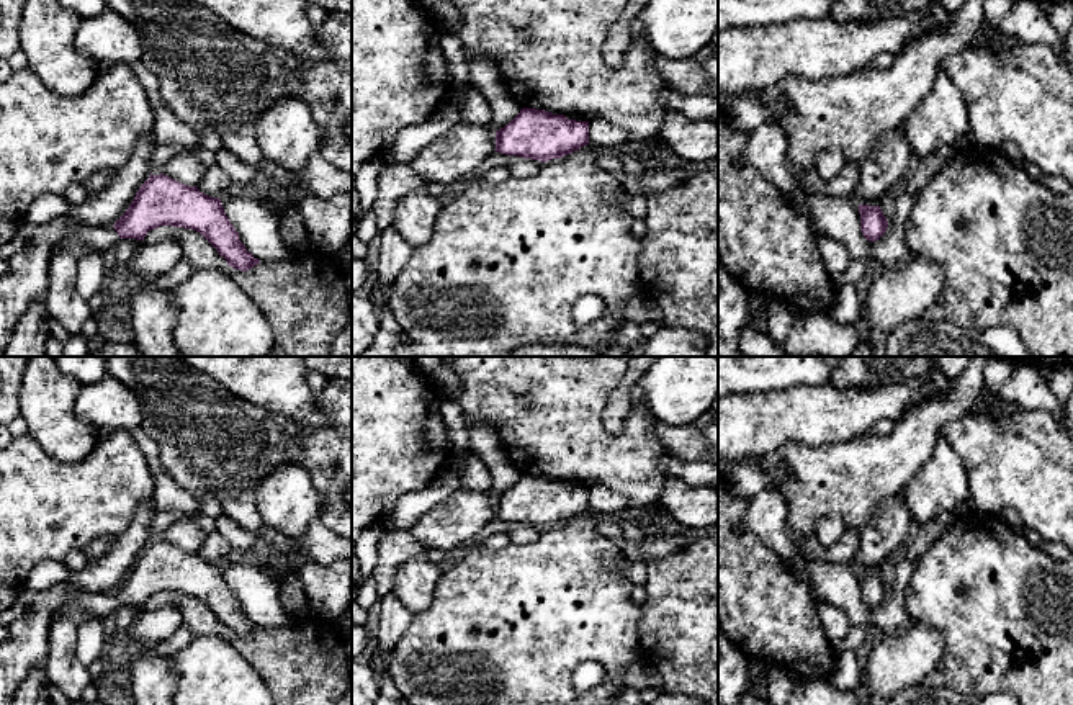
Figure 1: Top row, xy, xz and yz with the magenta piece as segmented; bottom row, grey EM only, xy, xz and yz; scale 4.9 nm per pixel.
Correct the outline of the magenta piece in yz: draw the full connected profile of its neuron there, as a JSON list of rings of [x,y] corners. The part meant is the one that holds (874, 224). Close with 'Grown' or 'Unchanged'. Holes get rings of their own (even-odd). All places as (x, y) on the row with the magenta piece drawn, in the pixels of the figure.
[[[859,204],[860,231],[870,242],[878,240],[888,227],[888,221],[883,216],[880,206]]]. Unchanged

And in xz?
[[[522,108],[504,128],[496,131],[496,152],[548,162],[561,159],[589,144],[589,121],[568,119],[545,110]]]. Unchanged

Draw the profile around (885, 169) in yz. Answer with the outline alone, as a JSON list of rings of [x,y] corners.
[[[905,128],[877,139],[873,150],[859,164],[860,178],[854,191],[859,204],[880,206],[887,191],[898,191],[914,165]]]

